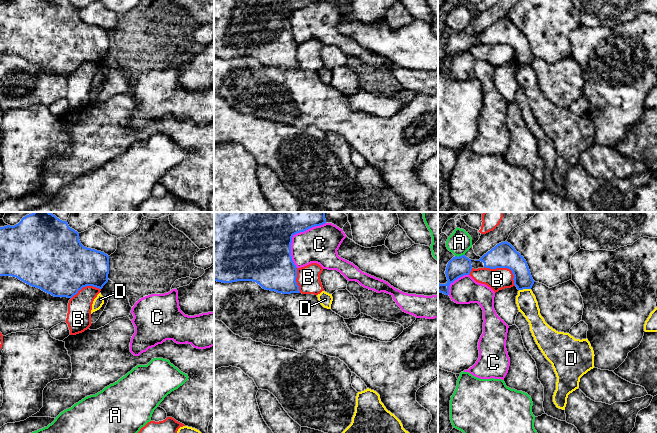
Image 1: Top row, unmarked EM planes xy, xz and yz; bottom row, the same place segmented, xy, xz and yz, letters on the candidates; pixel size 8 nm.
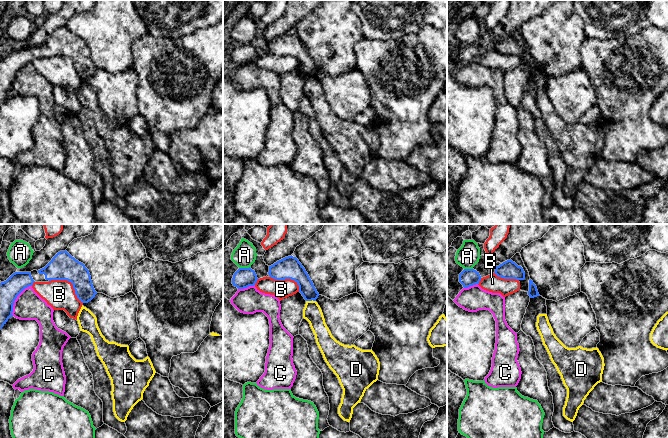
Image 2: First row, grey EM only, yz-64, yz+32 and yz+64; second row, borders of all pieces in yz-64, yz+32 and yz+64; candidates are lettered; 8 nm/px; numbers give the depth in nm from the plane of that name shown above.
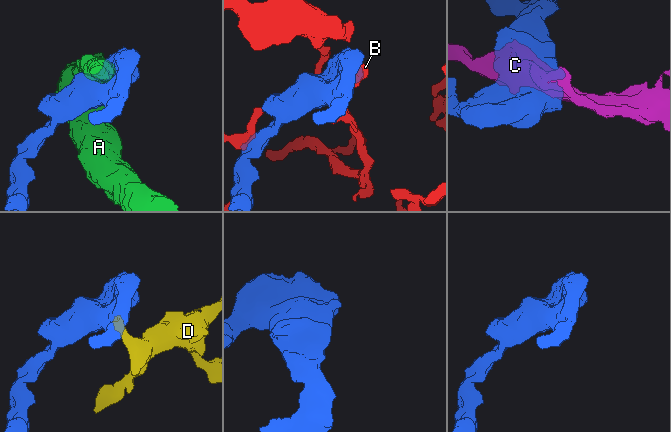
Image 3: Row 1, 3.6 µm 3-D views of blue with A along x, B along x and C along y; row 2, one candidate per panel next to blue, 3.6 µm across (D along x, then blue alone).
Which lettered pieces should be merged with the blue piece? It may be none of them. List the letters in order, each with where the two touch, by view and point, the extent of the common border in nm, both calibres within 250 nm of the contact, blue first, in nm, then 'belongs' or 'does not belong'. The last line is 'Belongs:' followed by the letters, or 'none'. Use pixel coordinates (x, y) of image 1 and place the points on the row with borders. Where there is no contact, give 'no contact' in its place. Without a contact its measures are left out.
A: yz (459, 256) | 80 nm | 160/190 nm | does not belong
B: yz (505, 267) | 300 nm | 200/180 nm | does not belong
C: xz (292, 236) | 440 nm | 500/300 nm | does not belong
D: yz (524, 288) | 100 nm | 150/160 nm | does not belong
Belongs: none

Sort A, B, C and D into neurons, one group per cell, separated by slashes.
A / B / C / D

